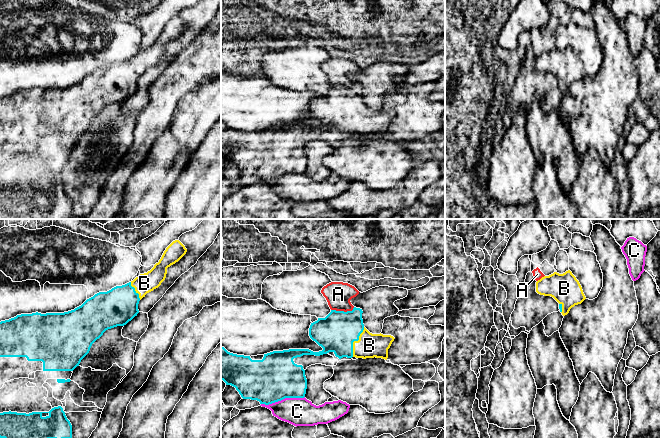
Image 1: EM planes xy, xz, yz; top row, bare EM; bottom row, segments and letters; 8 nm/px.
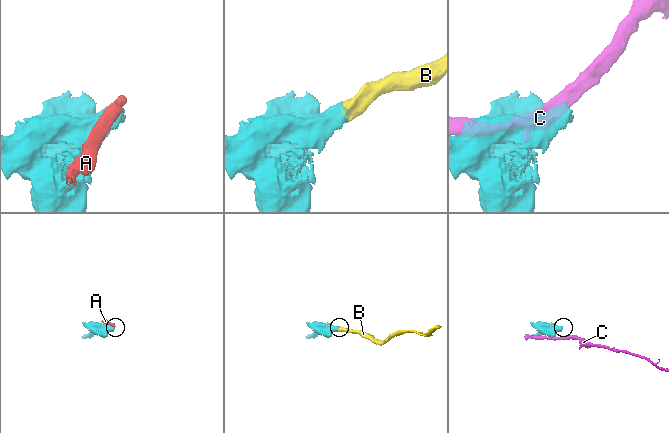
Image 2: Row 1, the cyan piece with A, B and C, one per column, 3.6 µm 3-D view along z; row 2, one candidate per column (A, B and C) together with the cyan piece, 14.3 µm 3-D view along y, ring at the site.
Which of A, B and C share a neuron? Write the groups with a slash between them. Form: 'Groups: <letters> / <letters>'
Groups: A / B / C

